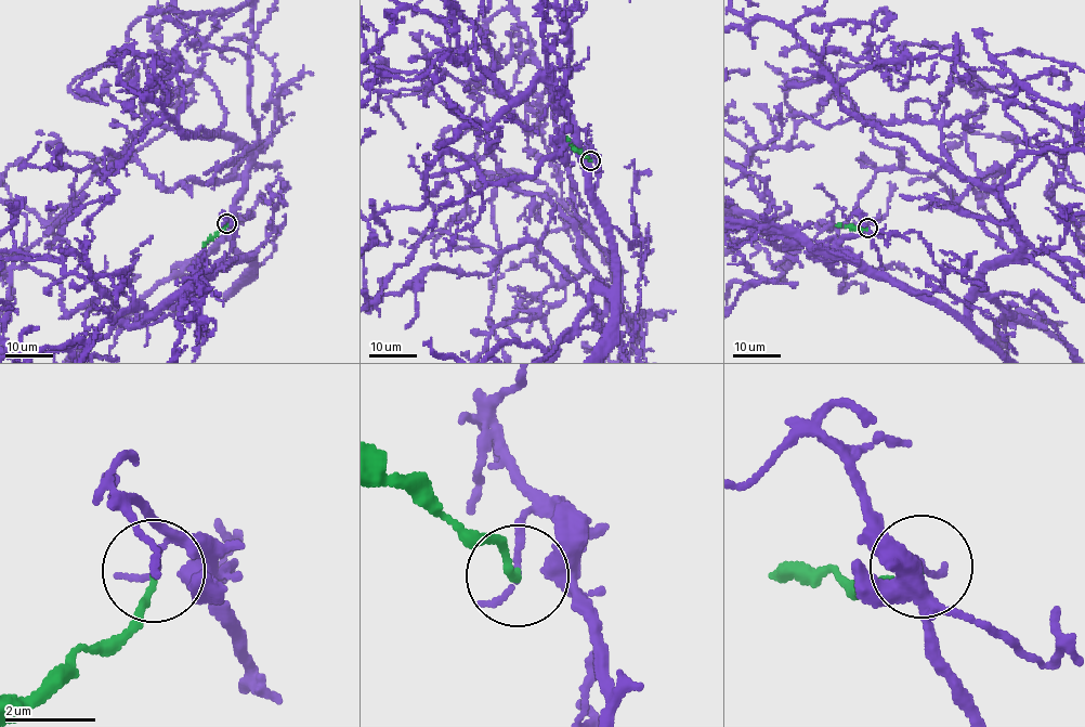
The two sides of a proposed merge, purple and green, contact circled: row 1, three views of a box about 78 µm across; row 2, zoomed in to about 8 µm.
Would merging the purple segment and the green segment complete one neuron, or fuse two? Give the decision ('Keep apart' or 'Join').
Keep apart

